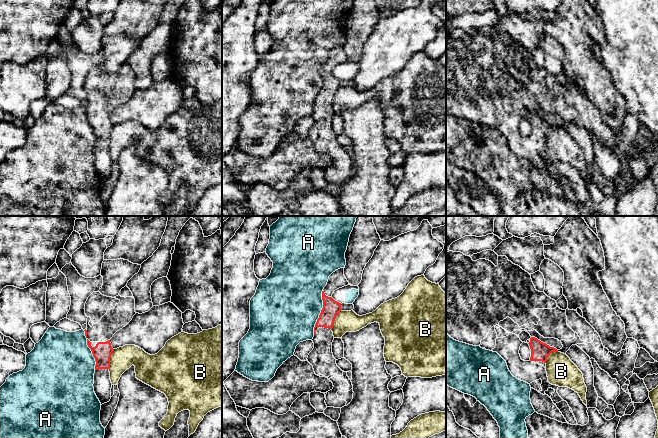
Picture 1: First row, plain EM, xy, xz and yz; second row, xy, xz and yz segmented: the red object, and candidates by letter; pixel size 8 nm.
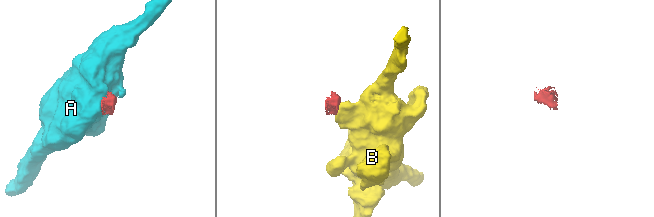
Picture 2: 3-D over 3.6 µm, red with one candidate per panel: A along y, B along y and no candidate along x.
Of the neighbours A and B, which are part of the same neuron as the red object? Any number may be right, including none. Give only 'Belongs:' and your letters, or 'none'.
Belongs: none

